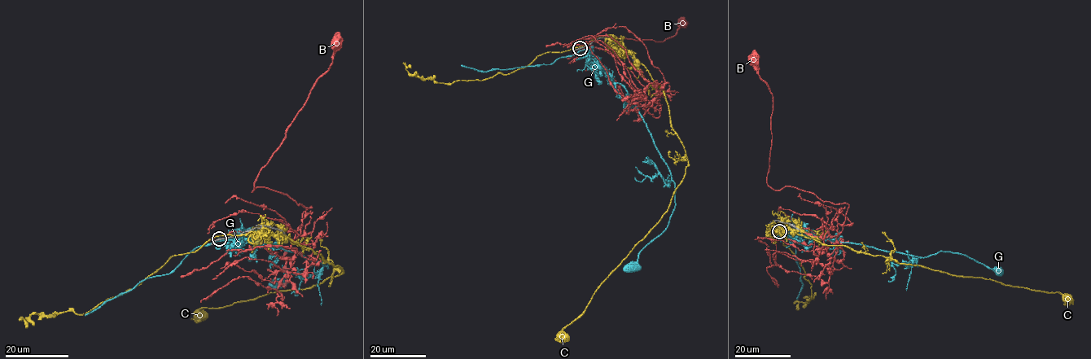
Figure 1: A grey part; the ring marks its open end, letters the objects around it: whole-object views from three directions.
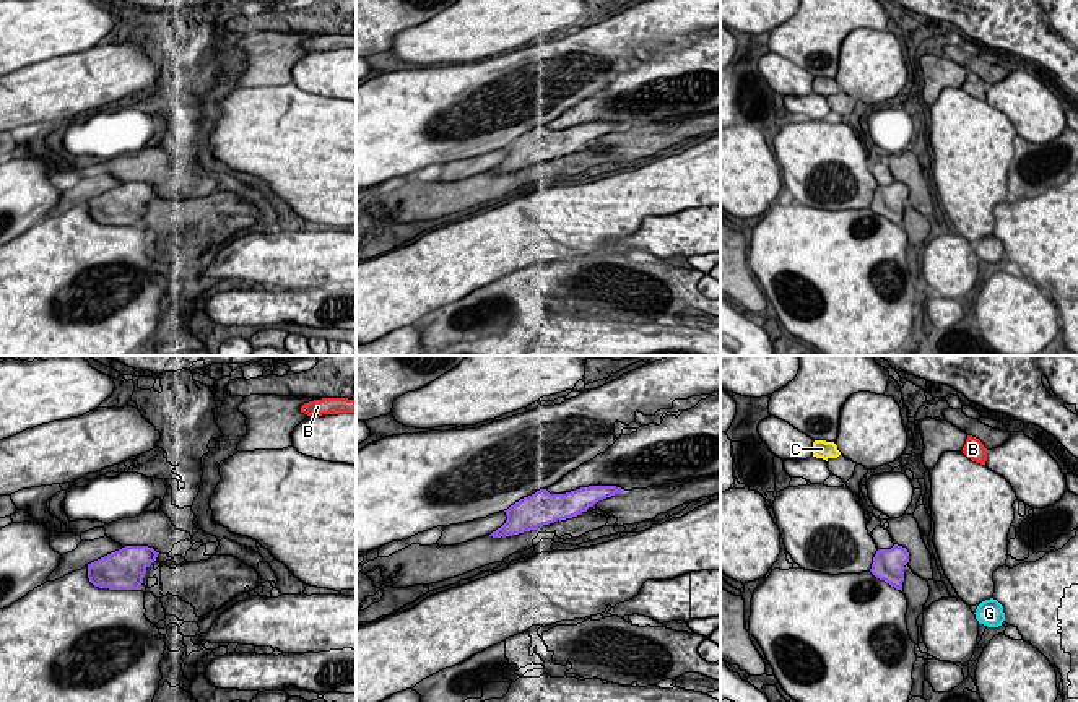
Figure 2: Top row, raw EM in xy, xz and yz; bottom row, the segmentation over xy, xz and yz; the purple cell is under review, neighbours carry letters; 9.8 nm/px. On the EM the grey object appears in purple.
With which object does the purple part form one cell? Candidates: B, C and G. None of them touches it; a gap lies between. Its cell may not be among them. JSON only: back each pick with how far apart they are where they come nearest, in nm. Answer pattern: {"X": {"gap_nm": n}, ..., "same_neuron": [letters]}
{"B": {"gap_nm": 1100}, "same_neuron": ["B"]}

